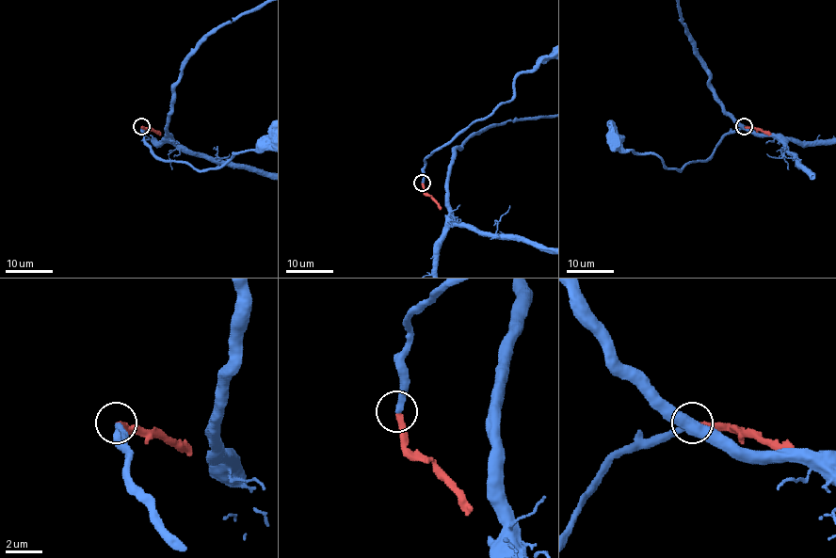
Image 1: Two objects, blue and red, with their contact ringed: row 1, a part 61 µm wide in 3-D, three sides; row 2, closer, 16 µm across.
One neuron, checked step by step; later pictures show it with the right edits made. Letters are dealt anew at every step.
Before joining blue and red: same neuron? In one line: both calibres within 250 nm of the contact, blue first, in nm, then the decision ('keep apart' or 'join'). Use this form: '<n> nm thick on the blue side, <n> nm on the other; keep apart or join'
360 nm thick on the blue side, 320 nm on the other; join

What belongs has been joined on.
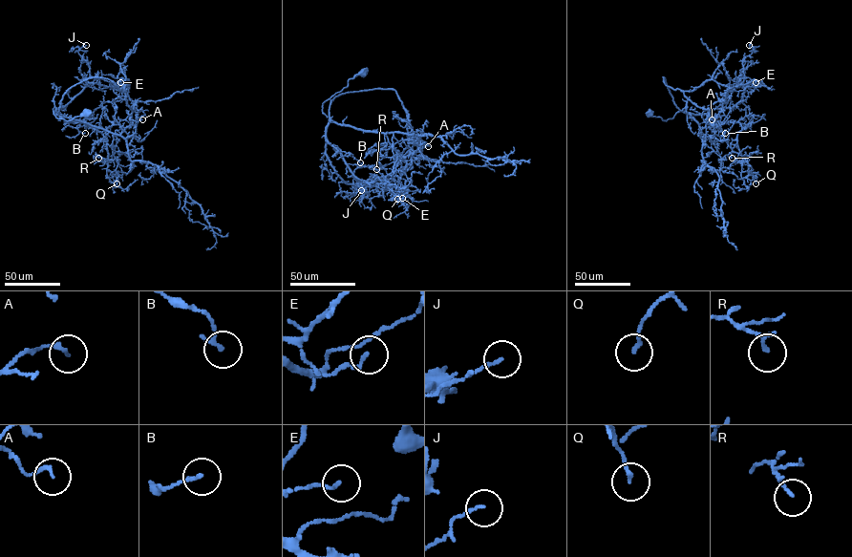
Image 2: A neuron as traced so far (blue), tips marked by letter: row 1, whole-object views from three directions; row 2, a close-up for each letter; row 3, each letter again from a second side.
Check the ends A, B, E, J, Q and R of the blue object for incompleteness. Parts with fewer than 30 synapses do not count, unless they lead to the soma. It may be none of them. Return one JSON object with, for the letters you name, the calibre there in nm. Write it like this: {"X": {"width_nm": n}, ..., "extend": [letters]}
{"extend": []}

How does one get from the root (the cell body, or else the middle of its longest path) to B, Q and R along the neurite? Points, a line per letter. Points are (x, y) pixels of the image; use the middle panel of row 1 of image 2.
B: (362, 71), (322, 106), (322, 112), (330, 118), (326, 139), (341, 151), (351, 152), (360, 162)
Q: (362, 71), (323, 103), (322, 112), (330, 118), (326, 139), (355, 176), (368, 182), (384, 176), (397, 199)
R: (362, 71), (323, 103), (322, 112), (335, 122), (393, 133), (394, 157), (383, 158), (371, 166), (376, 169)

